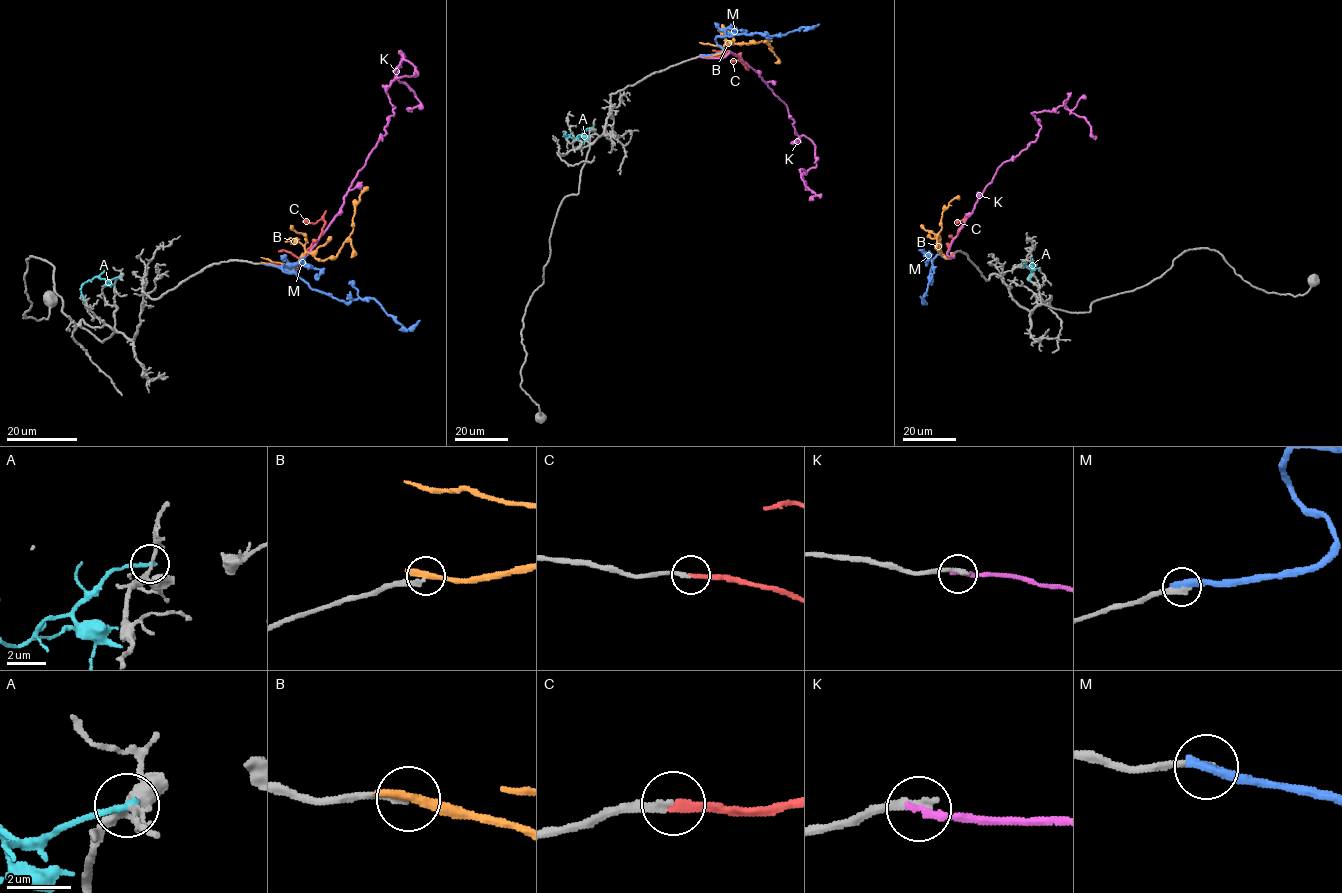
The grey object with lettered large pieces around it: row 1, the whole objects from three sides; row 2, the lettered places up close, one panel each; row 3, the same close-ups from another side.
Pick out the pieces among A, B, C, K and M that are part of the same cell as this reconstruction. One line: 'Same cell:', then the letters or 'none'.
Same cell: C

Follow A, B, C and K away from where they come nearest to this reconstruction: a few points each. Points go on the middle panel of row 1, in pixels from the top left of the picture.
A: (592, 127), (573, 138), (564, 136), (566, 132)
B: (703, 55), (720, 53), (725, 44), (762, 41), (769, 45), (778, 59), (775, 63)
C: (703, 56), (721, 56), (726, 51), (745, 61), (747, 67), (731, 59)
K: (701, 57), (729, 51), (782, 100), (794, 144), (814, 145), (809, 200)

